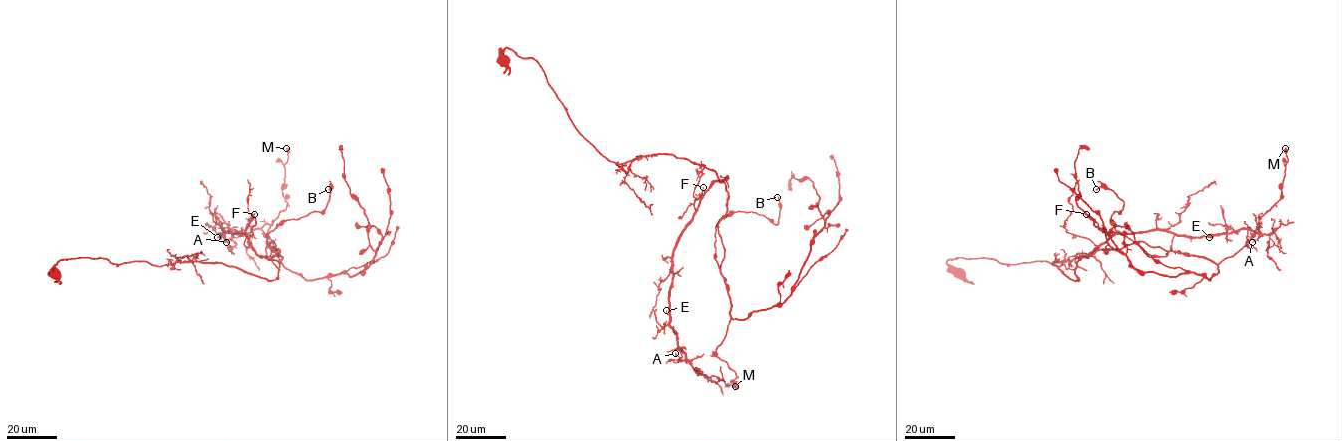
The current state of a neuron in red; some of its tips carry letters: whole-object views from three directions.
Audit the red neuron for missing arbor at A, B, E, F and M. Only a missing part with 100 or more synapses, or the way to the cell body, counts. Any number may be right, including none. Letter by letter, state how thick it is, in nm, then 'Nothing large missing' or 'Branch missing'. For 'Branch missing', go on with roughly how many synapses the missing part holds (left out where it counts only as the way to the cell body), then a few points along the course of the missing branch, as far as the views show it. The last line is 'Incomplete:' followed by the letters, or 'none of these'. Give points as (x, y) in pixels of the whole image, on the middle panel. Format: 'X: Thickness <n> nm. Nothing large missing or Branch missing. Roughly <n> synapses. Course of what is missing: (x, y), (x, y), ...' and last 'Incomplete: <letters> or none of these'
A: Thickness 90 nm. Nothing large missing
B: Thickness 200 nm. Nothing large missing
E: Thickness 80 nm. Nothing large missing
F: Thickness 170 nm. Nothing large missing
M: Thickness 600 nm. Nothing large missing
Incomplete: none of these

